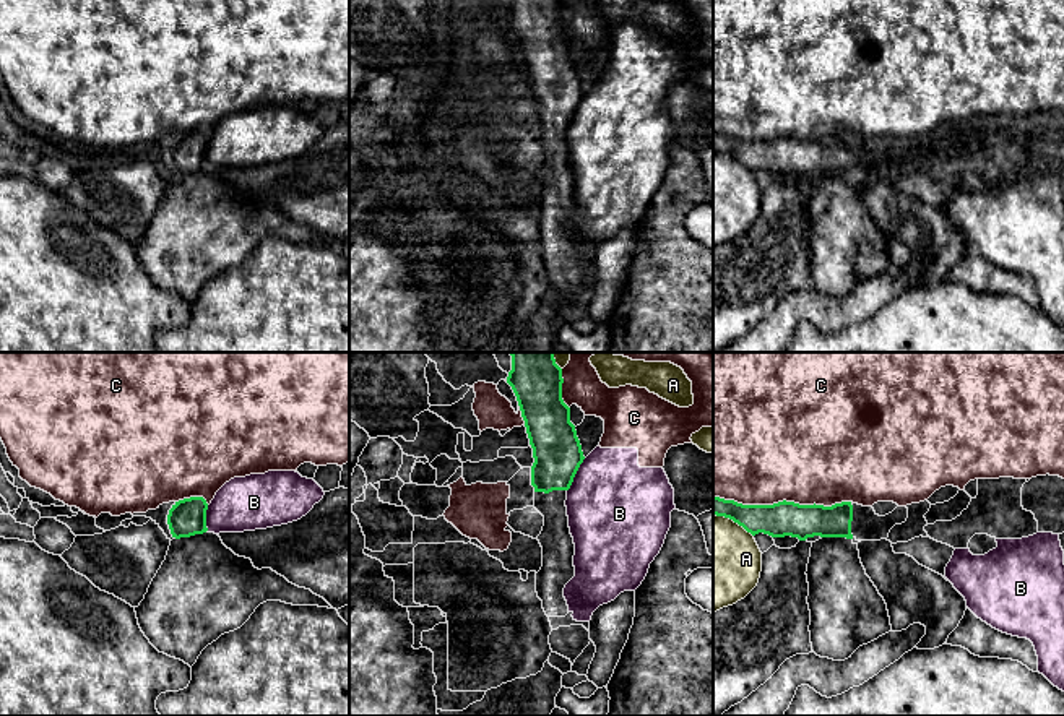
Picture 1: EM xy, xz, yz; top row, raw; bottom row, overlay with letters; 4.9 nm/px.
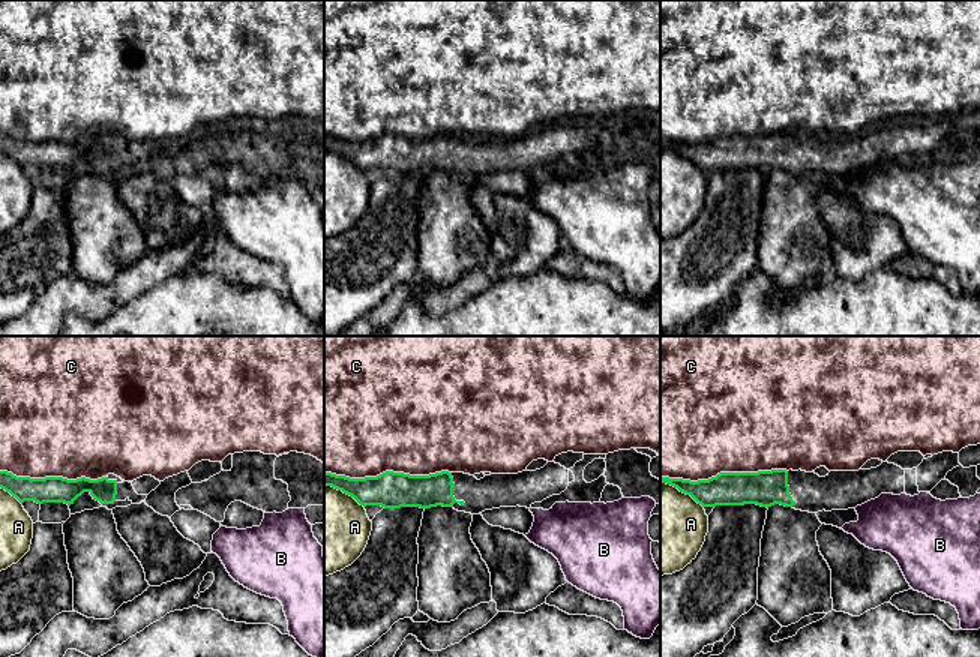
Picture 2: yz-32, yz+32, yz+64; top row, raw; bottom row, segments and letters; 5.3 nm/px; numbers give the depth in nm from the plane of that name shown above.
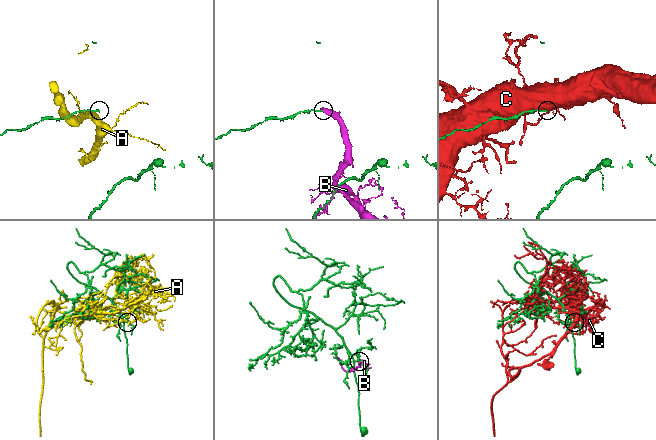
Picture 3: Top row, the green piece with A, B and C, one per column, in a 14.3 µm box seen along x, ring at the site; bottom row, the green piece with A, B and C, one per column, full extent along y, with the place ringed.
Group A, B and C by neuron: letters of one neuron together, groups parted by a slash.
A / B C

